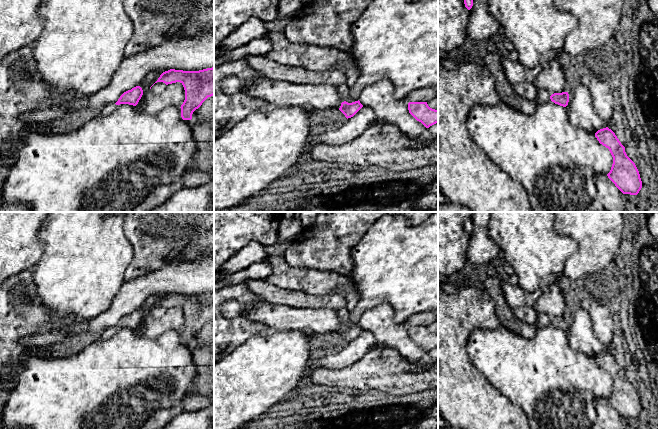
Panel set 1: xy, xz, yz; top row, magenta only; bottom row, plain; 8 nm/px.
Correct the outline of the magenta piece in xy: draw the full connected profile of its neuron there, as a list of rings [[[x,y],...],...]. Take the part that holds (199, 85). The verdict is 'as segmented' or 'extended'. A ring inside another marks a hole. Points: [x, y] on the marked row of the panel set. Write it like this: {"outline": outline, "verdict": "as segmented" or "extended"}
{"outline": [[[214,67],[199,71],[170,69],[163,72],[157,82],[166,85],[180,82],[183,85],[185,100],[180,107],[181,117],[183,120],[191,120],[193,112],[214,95]]], "verdict": "as segmented"}

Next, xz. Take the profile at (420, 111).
{"outline": [[[409,102],[408,110],[426,128],[438,123],[438,110],[430,108],[427,102]]], "verdict": "as segmented"}

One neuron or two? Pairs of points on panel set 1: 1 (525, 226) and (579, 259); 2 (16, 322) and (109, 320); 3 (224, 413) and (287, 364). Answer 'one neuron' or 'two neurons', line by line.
1: two neurons
2: two neurons
3: one neuron

